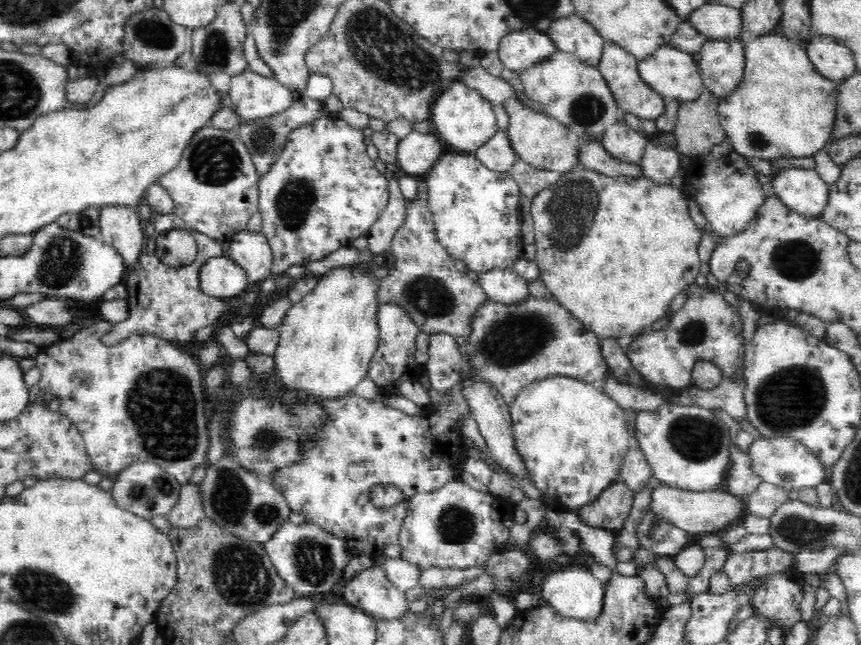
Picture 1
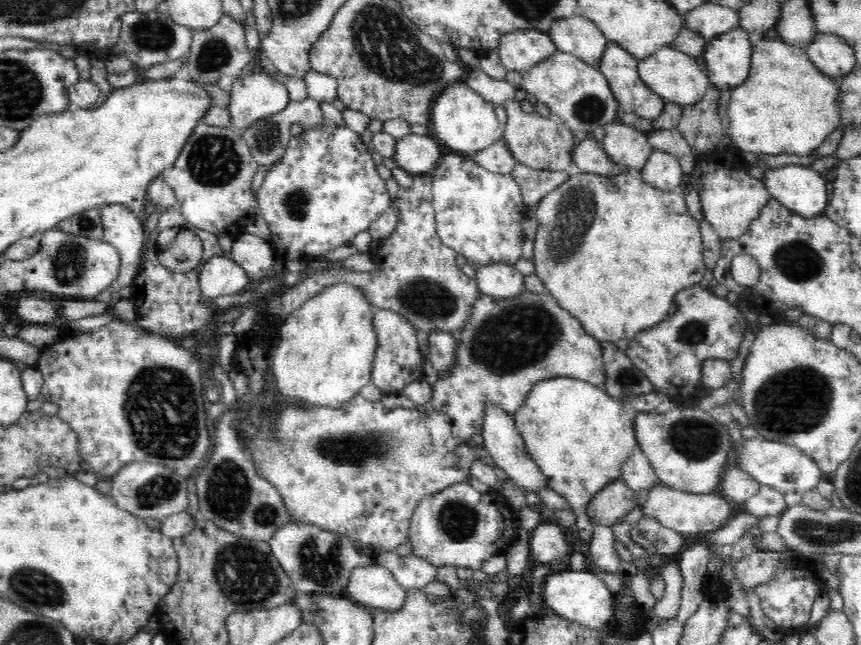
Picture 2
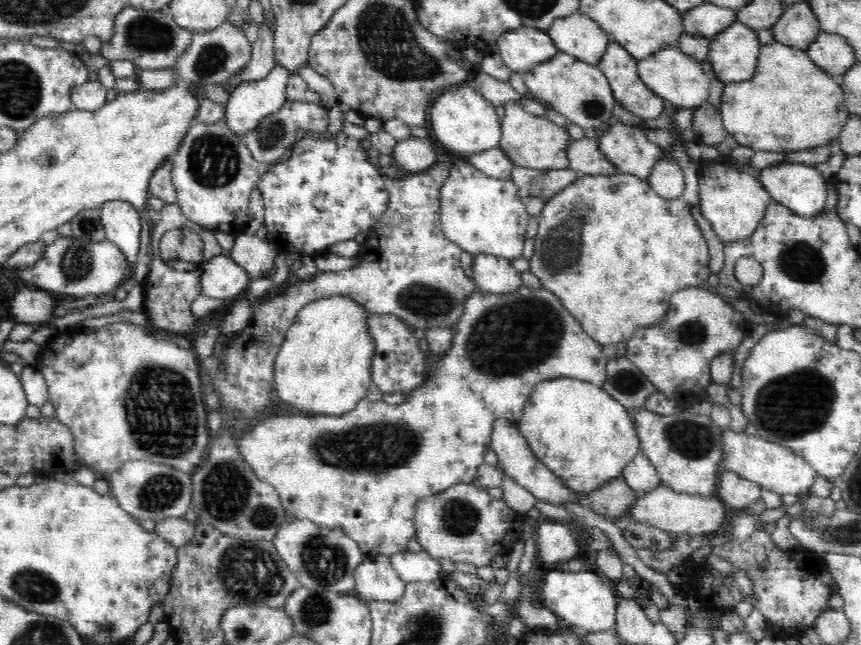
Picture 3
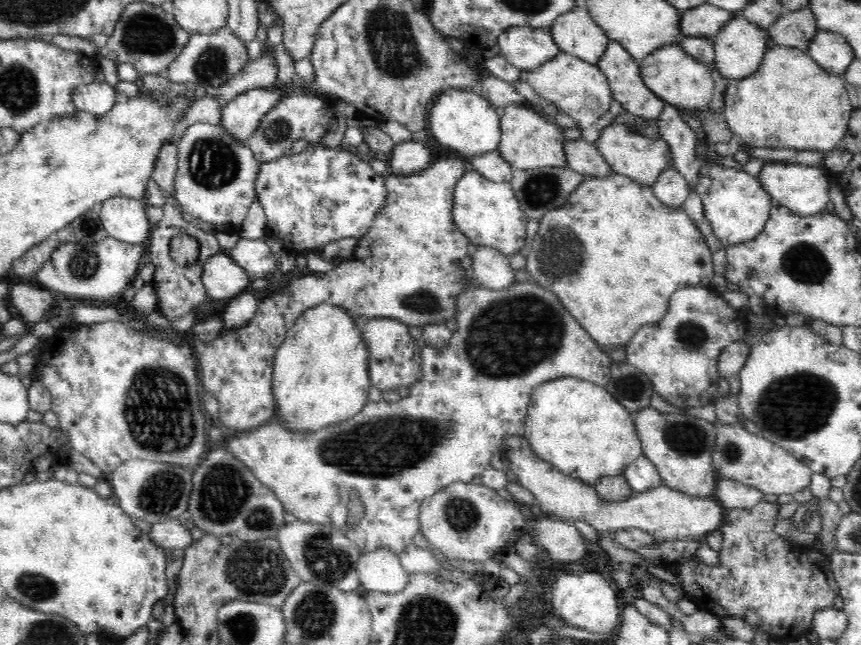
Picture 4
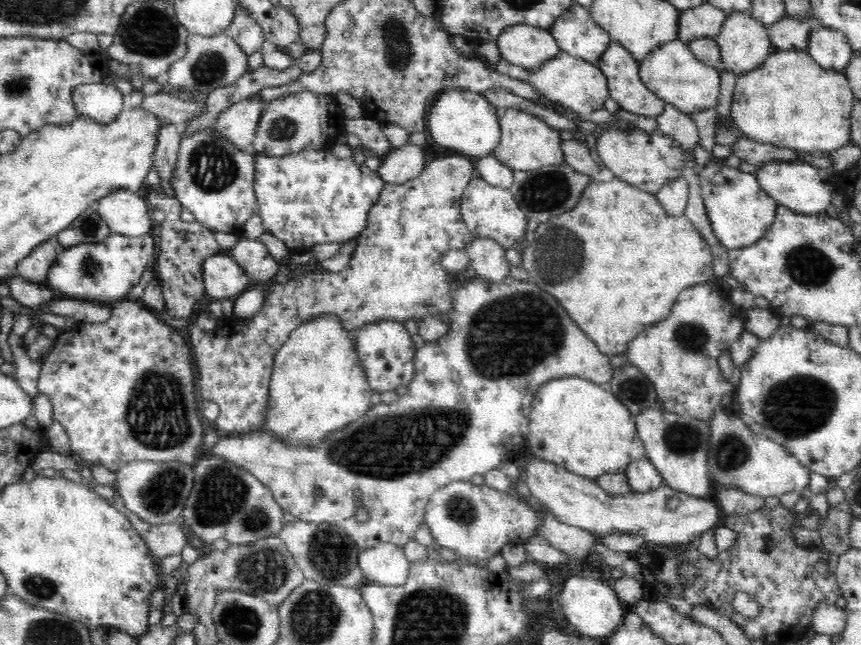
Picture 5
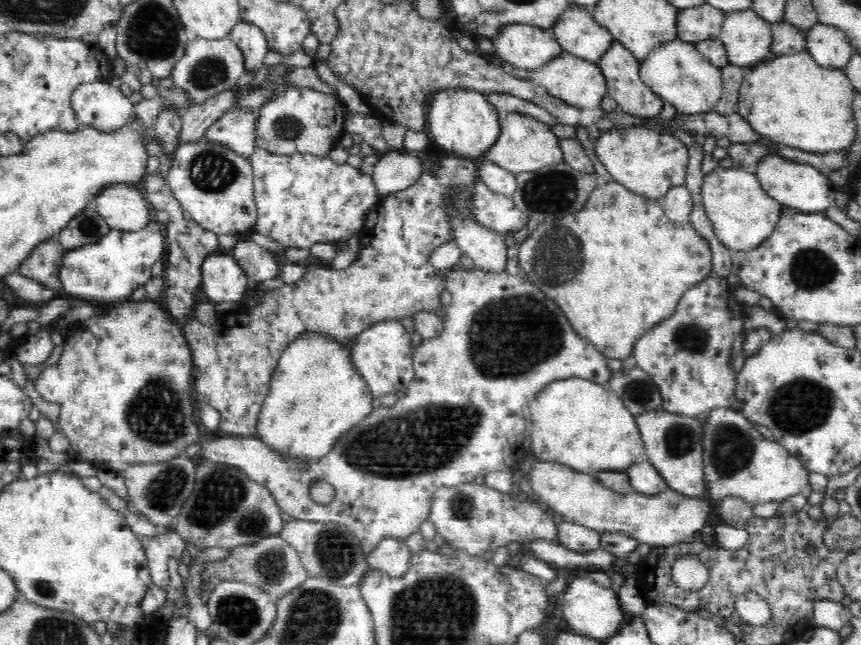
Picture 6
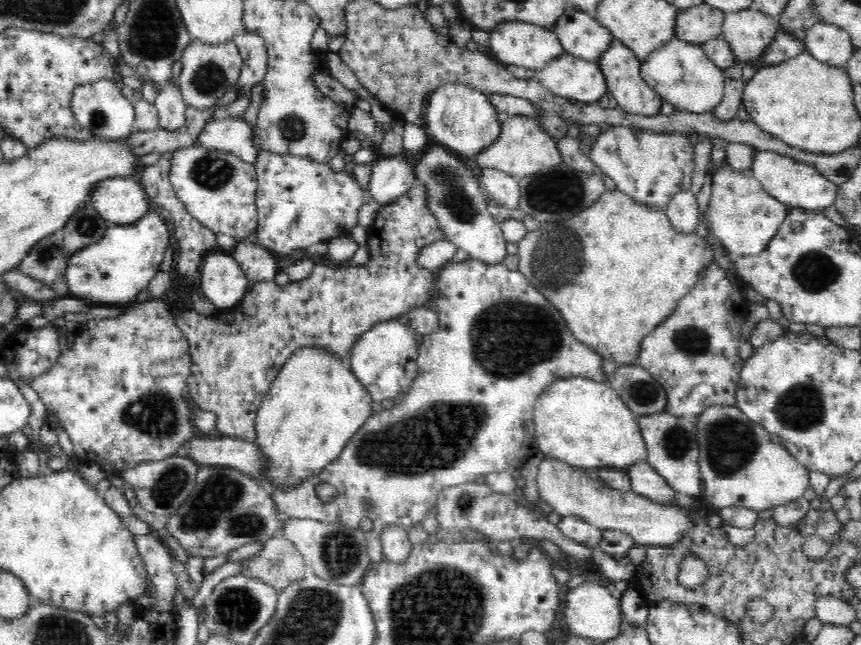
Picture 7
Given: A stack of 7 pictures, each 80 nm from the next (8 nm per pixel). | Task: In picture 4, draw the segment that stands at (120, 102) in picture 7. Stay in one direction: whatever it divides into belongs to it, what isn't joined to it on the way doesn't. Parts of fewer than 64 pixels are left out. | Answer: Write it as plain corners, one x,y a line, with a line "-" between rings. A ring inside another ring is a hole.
92,80
73,89
72,100
78,111
101,116
116,104
115,87

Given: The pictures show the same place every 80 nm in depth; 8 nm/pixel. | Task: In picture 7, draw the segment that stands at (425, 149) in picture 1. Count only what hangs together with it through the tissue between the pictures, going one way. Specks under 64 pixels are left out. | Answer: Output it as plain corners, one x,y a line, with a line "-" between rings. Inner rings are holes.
401,155
376,159
370,178
370,195
380,207
398,201
417,183
414,166

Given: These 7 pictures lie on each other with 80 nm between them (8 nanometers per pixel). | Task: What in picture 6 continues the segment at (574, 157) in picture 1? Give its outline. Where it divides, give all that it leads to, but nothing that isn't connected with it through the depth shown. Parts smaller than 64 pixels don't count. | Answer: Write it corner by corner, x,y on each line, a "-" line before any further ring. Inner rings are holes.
518,112
508,113
506,118
499,120
499,123
501,133
498,140
480,160
490,161
514,175
522,172
535,172
543,167
564,162
559,139
552,132
550,125
538,121
533,116

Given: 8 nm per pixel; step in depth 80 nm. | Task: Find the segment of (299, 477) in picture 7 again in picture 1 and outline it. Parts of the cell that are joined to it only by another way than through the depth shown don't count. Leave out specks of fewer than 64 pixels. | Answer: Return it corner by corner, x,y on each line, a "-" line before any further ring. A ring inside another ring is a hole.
356,266
322,274
307,296
288,309
277,331
279,344
272,355
276,374
289,390
315,398
348,396
367,377
379,343
378,280

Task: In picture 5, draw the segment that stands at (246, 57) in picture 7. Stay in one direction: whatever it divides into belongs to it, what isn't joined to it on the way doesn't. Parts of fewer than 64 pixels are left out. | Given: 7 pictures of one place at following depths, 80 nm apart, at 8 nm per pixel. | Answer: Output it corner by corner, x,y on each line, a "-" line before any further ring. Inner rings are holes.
241,4
234,6
234,18
224,33
232,37
247,55
262,50
265,40
262,27

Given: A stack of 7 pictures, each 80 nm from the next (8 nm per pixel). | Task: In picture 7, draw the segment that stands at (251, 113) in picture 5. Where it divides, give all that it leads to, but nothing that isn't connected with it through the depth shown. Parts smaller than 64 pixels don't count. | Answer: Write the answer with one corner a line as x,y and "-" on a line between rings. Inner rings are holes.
227,116
206,123
196,143
206,148
226,150
254,165
257,162
257,151
253,138
252,125
244,121
242,116

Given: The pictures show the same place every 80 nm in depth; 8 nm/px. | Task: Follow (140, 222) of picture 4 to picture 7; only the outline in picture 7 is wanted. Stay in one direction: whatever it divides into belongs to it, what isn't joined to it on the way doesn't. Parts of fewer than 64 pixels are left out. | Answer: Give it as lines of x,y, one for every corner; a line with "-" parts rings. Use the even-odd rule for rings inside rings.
134,178
104,180
96,183
89,201
110,224
131,227
149,211
149,199

